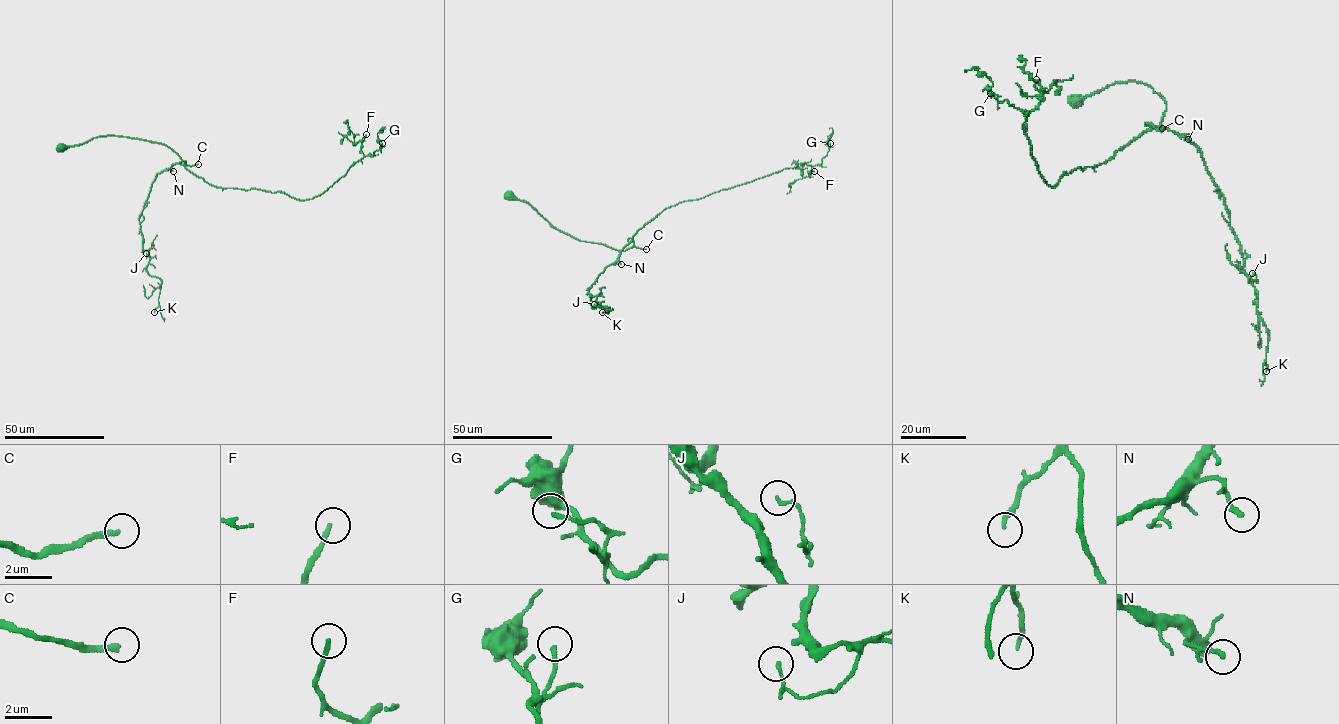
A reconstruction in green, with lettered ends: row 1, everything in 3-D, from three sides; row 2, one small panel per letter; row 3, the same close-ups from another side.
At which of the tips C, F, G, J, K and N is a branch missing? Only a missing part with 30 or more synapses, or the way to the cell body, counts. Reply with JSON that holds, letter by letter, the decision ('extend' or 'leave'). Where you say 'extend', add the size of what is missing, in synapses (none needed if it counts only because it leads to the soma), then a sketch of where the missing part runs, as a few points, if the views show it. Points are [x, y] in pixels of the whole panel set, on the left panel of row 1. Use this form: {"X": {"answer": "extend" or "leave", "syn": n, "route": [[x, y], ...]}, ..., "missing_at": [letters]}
{"C": {"answer": "extend", "syn": 40, "route": [[198, 164], [232, 150], [241, 152]]}, "F": {"answer": "extend", "syn": 60, "route": [[366, 134], [361, 123], [377, 130]]}, "G": {"answer": "leave"}, "J": {"answer": "leave"}, "K": {"answer": "leave"}, "N": {"answer": "leave"}, "missing_at": ["C", "F"]}

